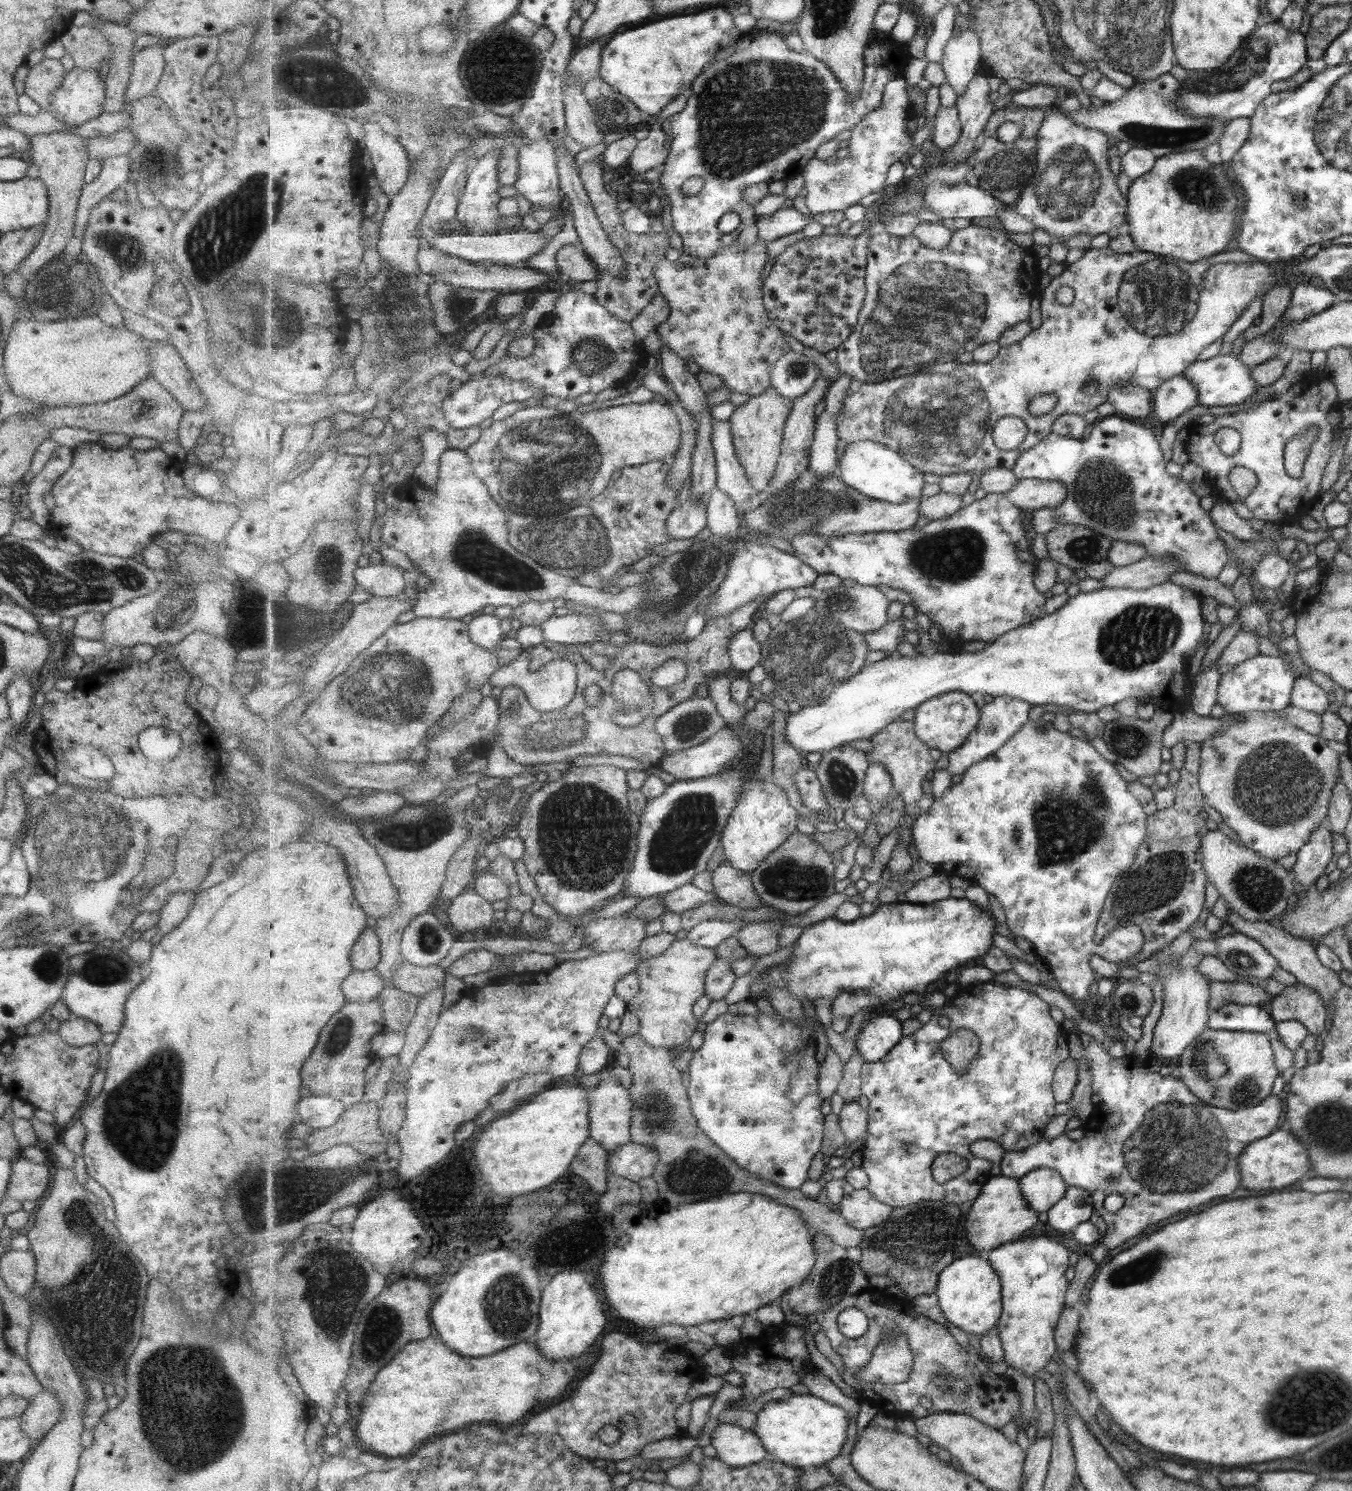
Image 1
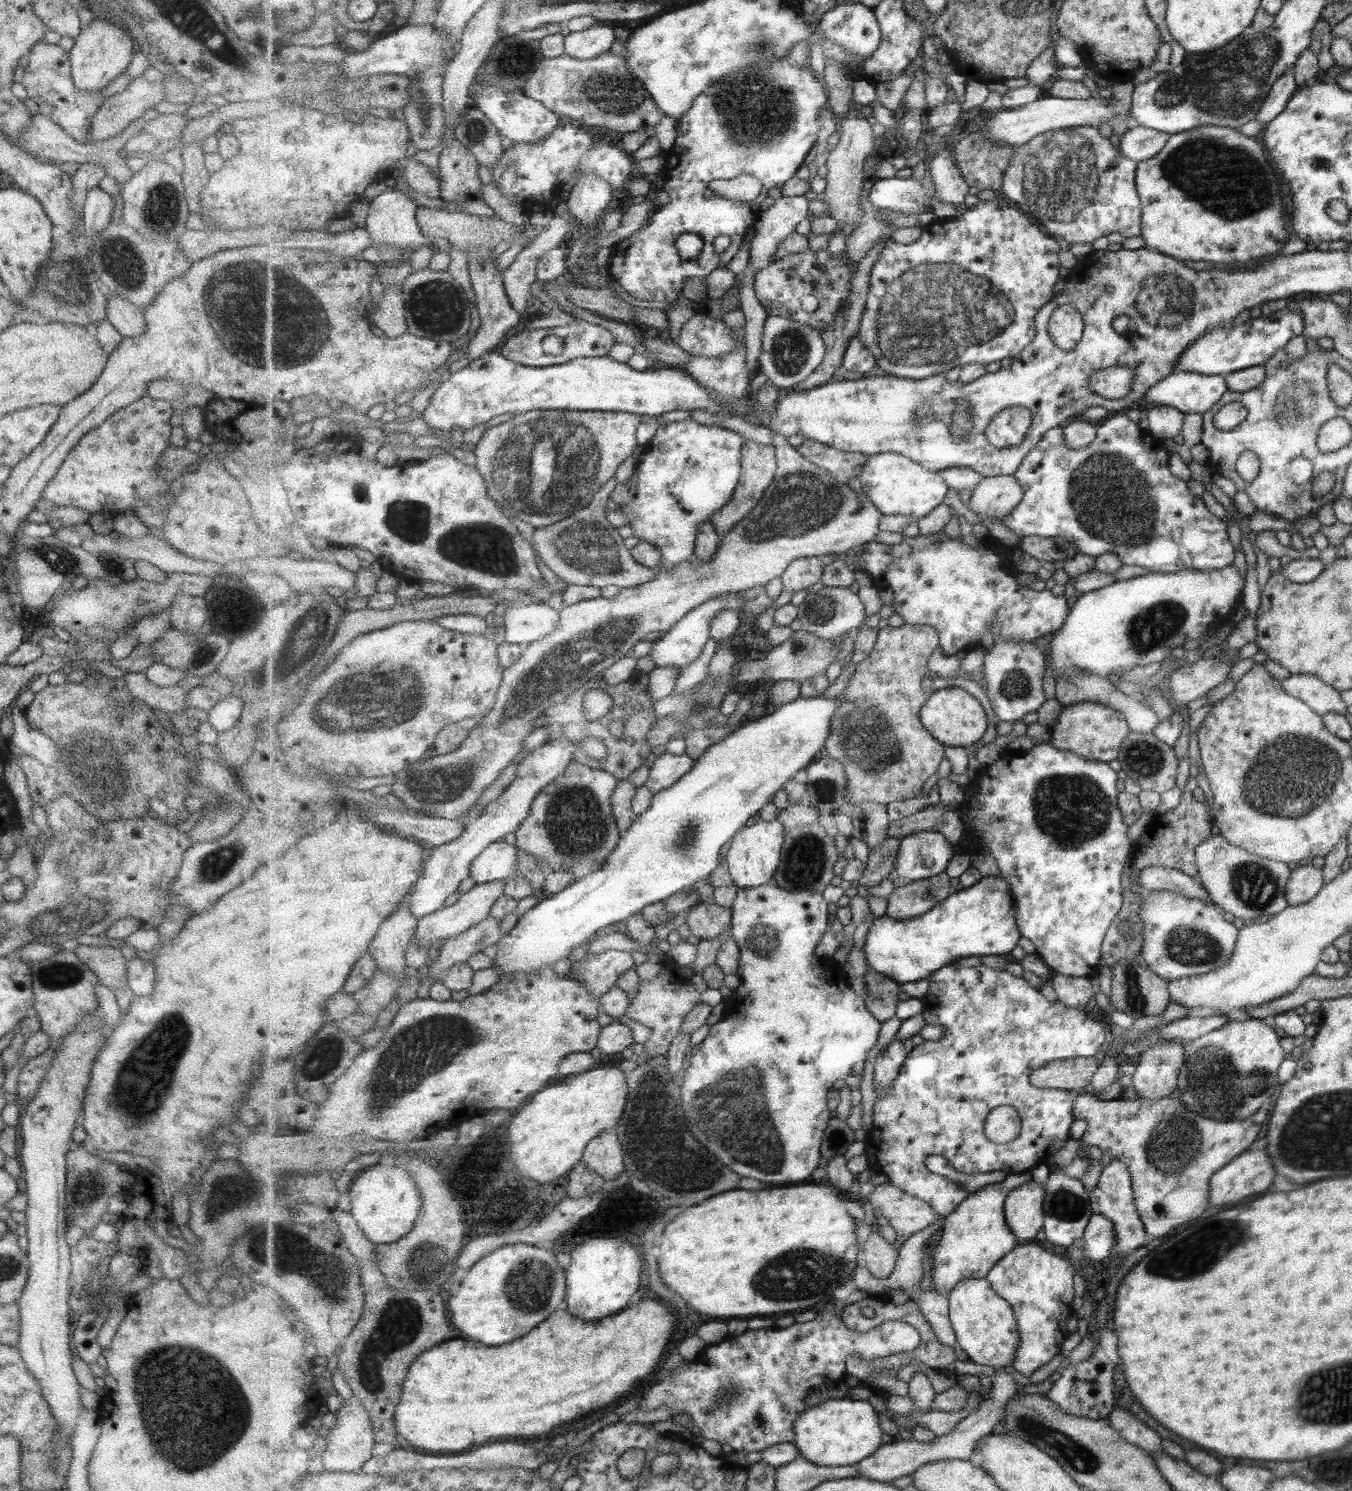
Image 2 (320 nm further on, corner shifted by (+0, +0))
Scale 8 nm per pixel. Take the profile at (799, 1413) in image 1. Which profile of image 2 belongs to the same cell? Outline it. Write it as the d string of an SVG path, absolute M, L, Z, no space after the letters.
M845 1396L841 1399L829 1399L814 1407L796 1420L795 1444L800 1448L800 1454L807 1460L823 1466L849 1466L864 1461L875 1454L886 1441L881 1428L880 1412L867 1400L854 1400Z

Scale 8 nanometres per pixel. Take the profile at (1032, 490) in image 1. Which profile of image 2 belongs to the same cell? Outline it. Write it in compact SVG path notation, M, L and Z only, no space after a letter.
M1015 475L984 477L972 490L970 510L980 516L1004 519L1020 505L1025 489Z

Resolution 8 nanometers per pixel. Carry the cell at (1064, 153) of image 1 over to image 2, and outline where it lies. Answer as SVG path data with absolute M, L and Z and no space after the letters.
M1075 126L1054 129L1015 149L1005 171L1000 193L1010 200L1013 207L1023 211L1049 234L1059 236L1069 244L1091 244L1111 232L1131 238L1140 236L1142 230L1140 202L1134 185L1135 169L1136 162L1124 159L1108 138L1099 134L1098 128Z

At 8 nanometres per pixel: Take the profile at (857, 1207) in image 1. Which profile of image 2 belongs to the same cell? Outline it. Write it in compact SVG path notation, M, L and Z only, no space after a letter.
M891 1182L876 1185L868 1201L873 1209L879 1208L885 1221L896 1231L893 1246L897 1250L915 1233L933 1226L945 1217L925 1199L909 1194Z

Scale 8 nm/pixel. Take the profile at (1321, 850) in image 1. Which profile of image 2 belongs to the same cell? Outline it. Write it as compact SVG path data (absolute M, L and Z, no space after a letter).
M1311 864L1299 865L1291 872L1284 888L1289 906L1305 904L1316 897L1324 885L1322 872Z

